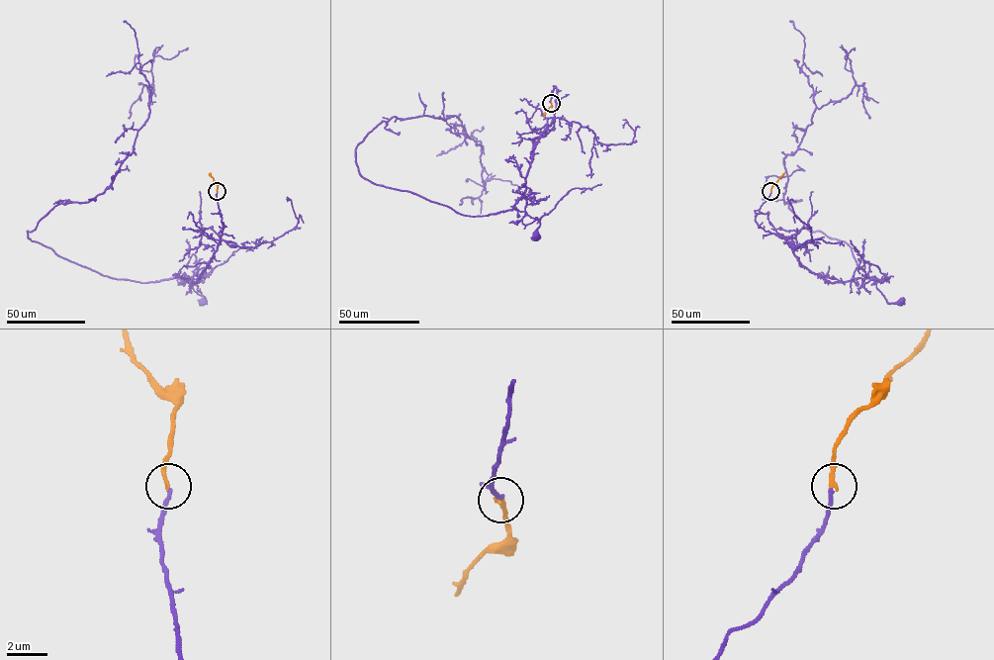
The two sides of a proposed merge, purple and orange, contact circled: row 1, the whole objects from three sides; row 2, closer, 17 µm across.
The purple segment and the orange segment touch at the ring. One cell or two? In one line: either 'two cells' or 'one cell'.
one cell

